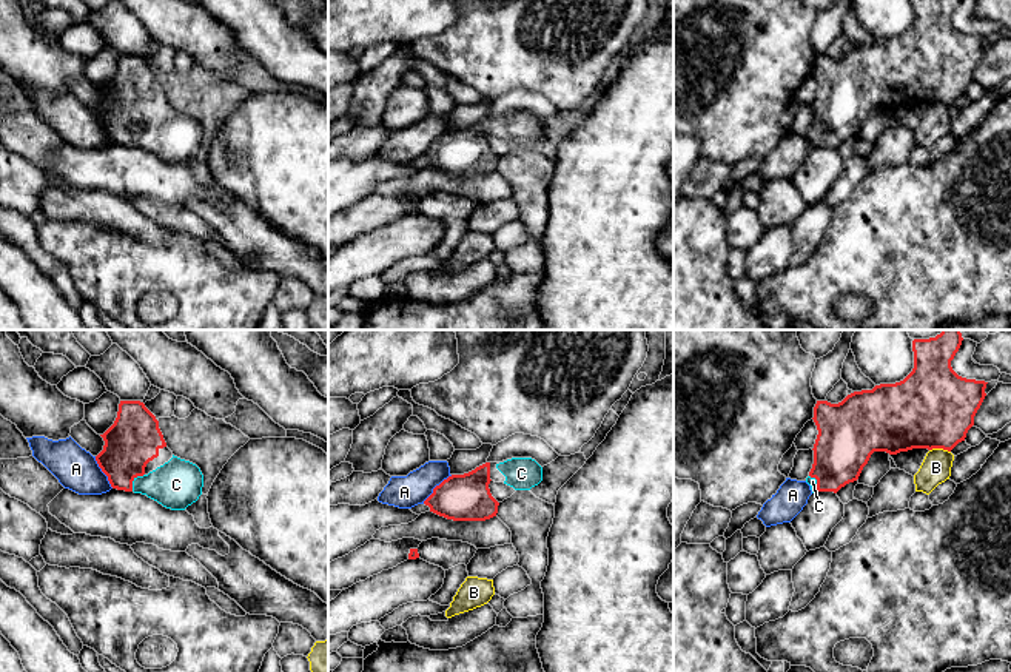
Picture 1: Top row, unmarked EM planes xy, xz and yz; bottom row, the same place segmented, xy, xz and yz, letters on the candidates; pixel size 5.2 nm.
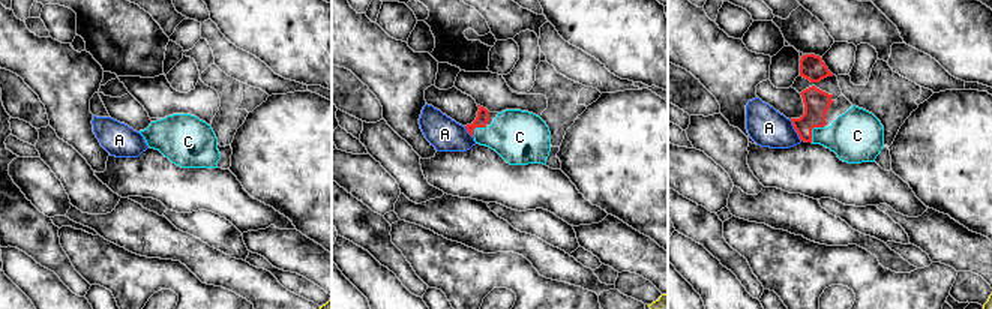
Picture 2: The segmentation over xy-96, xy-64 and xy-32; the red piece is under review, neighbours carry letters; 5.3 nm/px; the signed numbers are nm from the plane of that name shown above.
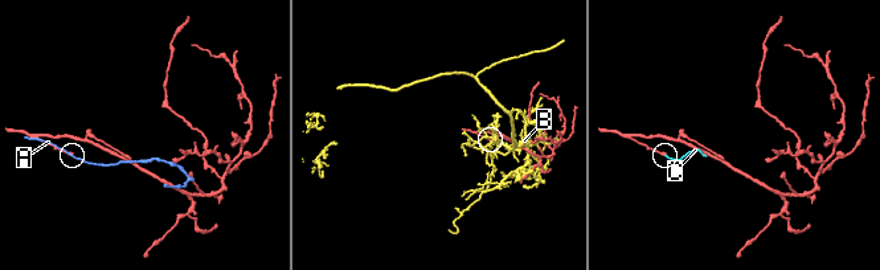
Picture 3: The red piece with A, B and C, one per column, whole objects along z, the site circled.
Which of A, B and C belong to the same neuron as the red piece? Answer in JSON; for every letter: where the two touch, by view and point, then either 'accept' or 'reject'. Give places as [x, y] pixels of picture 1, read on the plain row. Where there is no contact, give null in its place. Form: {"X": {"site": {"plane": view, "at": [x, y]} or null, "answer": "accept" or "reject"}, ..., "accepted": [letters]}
{"A": {"site": {"plane": "xz", "at": [435, 142]}, "answer": "reject"}, "B": {"site": {"plane": "yz", "at": [940, 102]}, "answer": "reject"}, "C": {"site": {"plane": "xy", "at": [133, 134]}, "answer": "accept"}, "accepted": ["C"]}

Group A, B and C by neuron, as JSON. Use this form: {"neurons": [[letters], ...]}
{"neurons": [["A"], ["B"], ["C"]]}

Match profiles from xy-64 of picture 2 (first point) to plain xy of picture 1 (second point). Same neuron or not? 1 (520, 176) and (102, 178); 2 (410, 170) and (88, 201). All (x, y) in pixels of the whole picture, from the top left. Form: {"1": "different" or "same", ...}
{"1": "same", "2": "different"}

